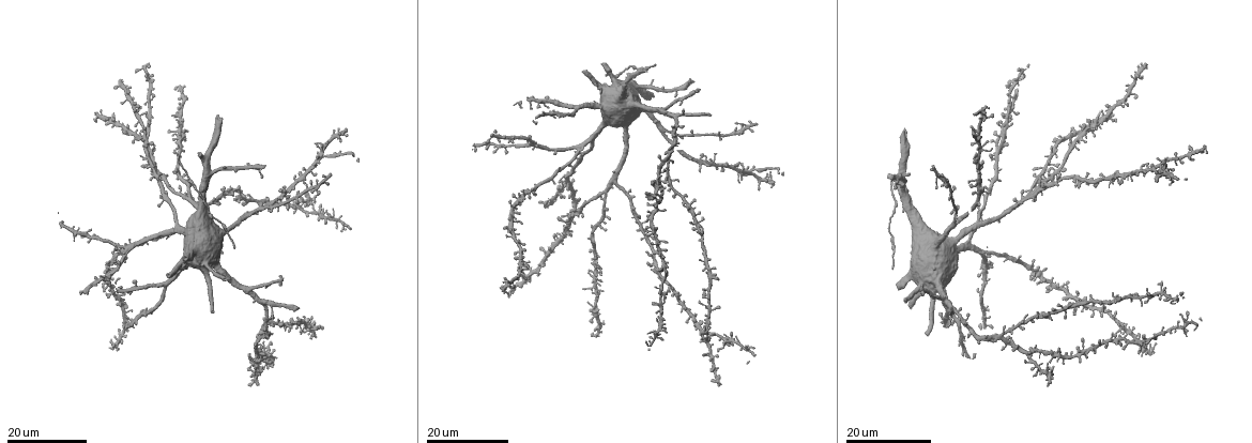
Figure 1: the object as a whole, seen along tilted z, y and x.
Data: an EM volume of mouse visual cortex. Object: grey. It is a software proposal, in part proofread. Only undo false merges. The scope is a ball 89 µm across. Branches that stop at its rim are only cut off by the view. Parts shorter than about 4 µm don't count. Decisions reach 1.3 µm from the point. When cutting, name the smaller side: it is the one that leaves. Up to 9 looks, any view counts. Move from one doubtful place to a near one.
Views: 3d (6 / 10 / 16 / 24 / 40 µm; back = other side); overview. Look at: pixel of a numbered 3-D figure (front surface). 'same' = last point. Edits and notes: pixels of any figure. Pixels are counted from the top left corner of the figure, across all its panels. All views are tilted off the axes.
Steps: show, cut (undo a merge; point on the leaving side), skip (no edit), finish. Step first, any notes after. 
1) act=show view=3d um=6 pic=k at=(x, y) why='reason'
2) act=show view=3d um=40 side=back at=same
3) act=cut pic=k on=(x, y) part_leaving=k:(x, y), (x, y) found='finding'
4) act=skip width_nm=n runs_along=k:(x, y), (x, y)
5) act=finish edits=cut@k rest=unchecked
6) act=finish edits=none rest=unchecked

act=show view=3d um=16 pic=1 at=(164, 287) why='three arms meet'

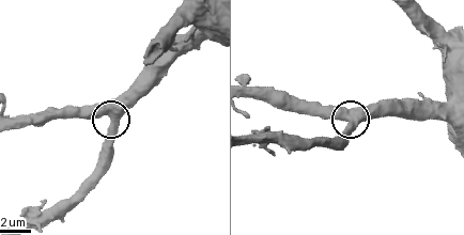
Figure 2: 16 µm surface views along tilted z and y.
act=show view=3d um=10 pic=2 at=(105, 112) why='zoom in'

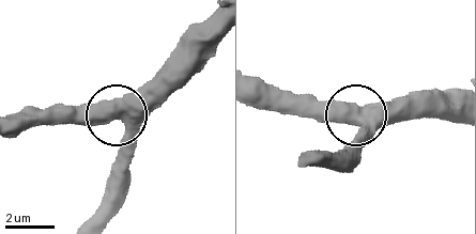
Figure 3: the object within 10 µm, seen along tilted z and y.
act=skip width_nm=510 runs_along=3:(212, 16), (122, 106), (128, 181) found='continuous, no second neuron'

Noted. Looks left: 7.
act=show view=3d um=24 pic=1 at=(126, 247) why='arms part here'

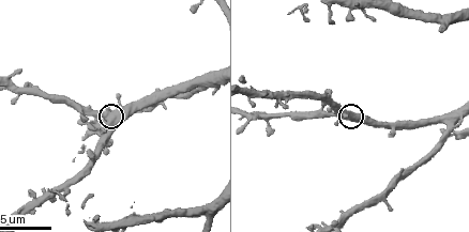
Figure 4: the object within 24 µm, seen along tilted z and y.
act=show view=3d um=10 pic=4 at=(106, 120)

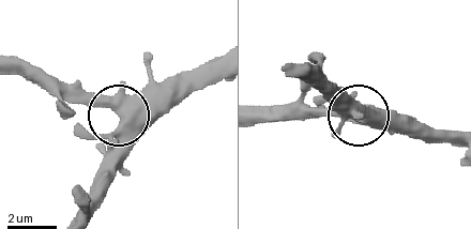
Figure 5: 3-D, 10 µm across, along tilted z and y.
act=skip found='one neuron here'

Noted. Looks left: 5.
act=show view=3d um=16 pic=1 at=(212, 173)

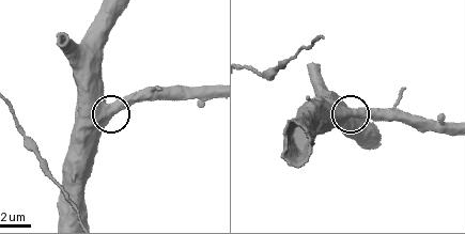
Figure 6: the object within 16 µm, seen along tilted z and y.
act=show view=3d um=6 pic=6 at=(109, 105)

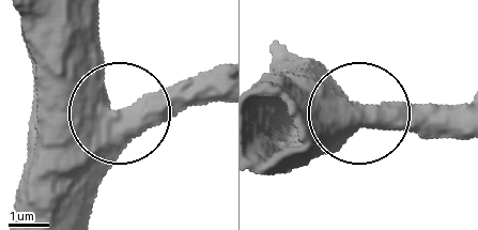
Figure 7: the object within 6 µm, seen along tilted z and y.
act=show view=3d um=6 side=back pic=7 at=(120, 116)

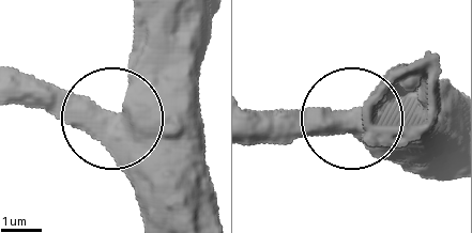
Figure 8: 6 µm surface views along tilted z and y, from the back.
act=skip runs_along=8:(193, 217), (111, 118), (10, 102) found='one neuron here'

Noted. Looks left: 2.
act=show view=3d um=24 pic=1 at=(903, 209)

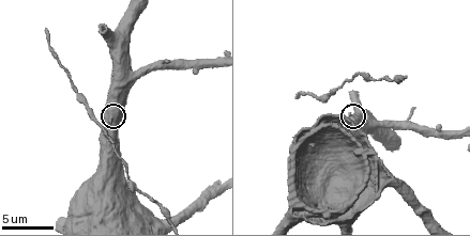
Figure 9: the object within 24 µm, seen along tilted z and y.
act=show view=3d um=10 pic=9 at=(112, 117) why='closer look'

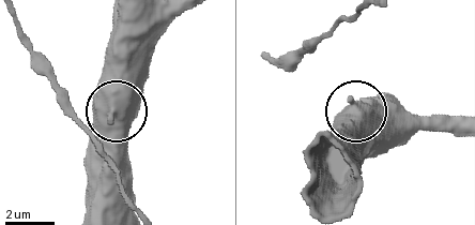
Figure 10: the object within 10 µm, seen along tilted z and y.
act=skip side_arm_um=21 found='continuous, no second neuron'

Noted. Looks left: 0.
act=finish edits=none rest=unchecked

